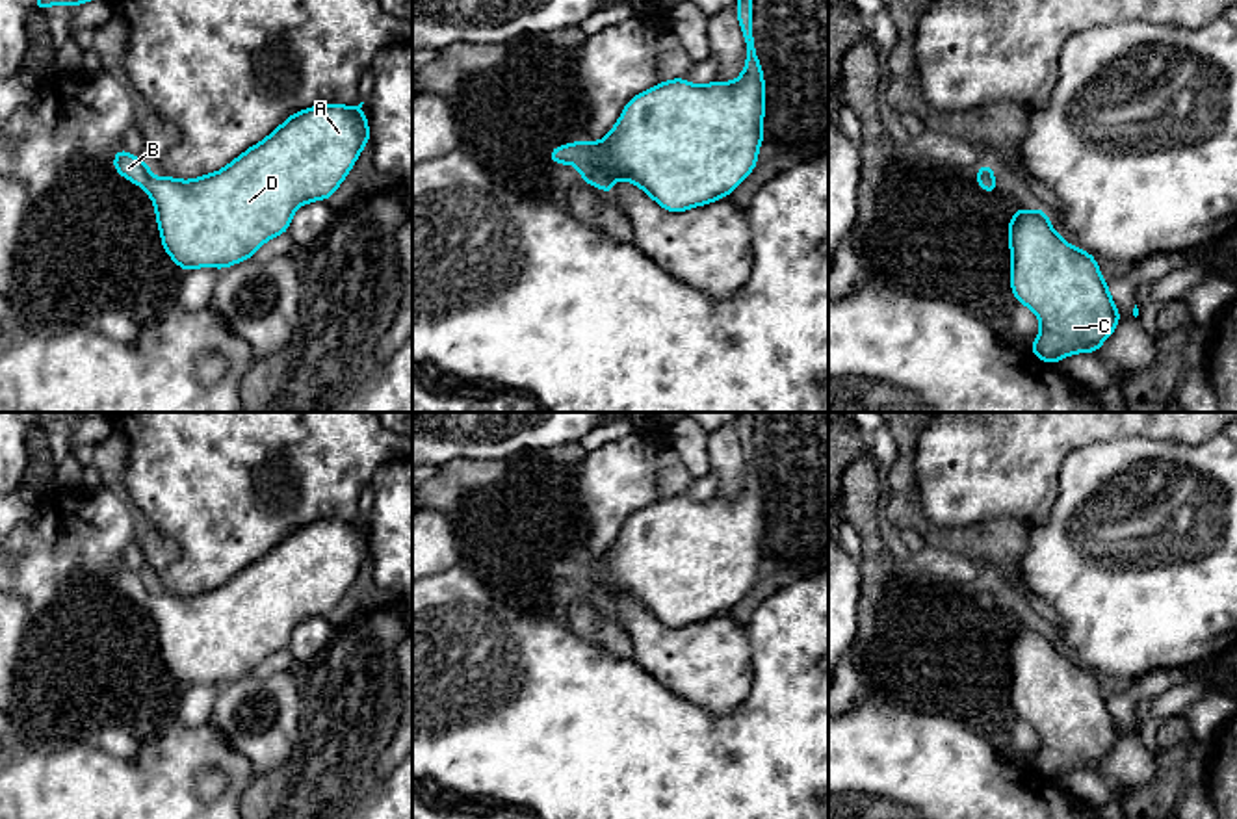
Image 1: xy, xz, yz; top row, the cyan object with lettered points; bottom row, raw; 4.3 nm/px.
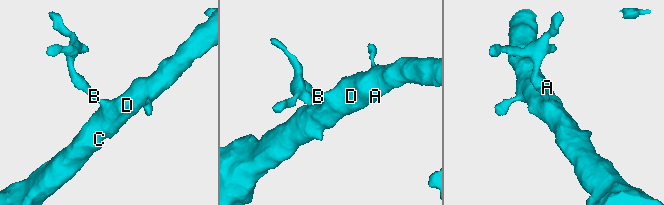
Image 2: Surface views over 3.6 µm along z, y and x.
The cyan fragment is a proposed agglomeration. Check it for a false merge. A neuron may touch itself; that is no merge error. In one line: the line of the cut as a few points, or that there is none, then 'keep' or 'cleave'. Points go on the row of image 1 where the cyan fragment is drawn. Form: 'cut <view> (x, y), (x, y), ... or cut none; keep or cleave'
cut none; keep

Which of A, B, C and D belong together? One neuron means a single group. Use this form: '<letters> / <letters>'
A B C D

